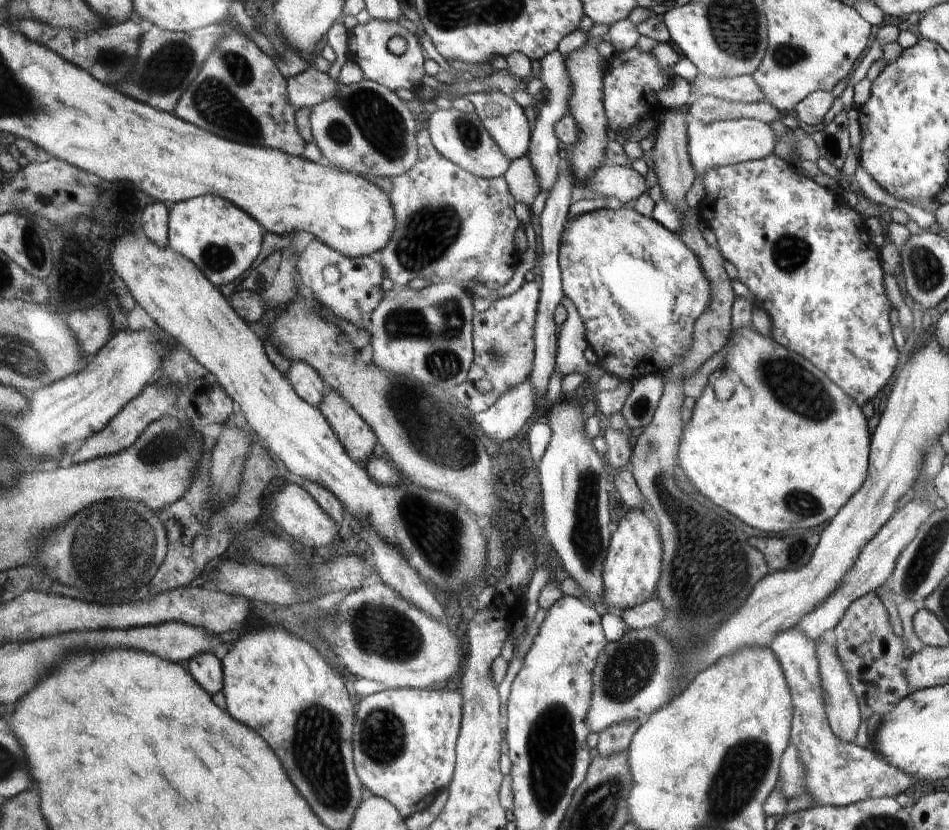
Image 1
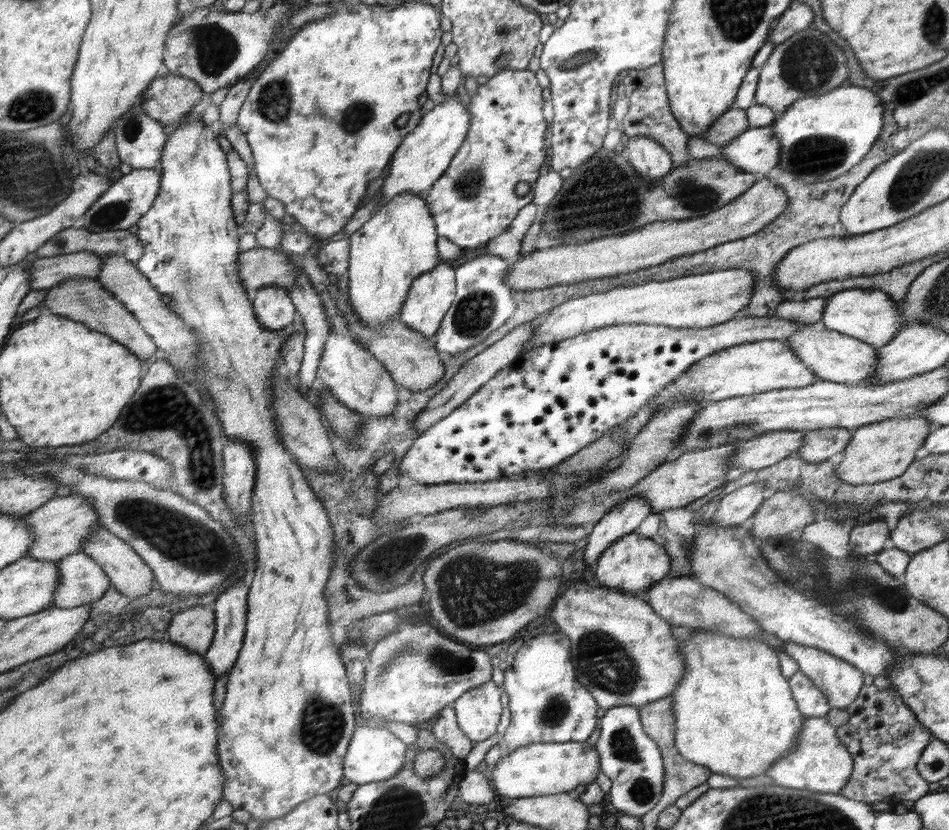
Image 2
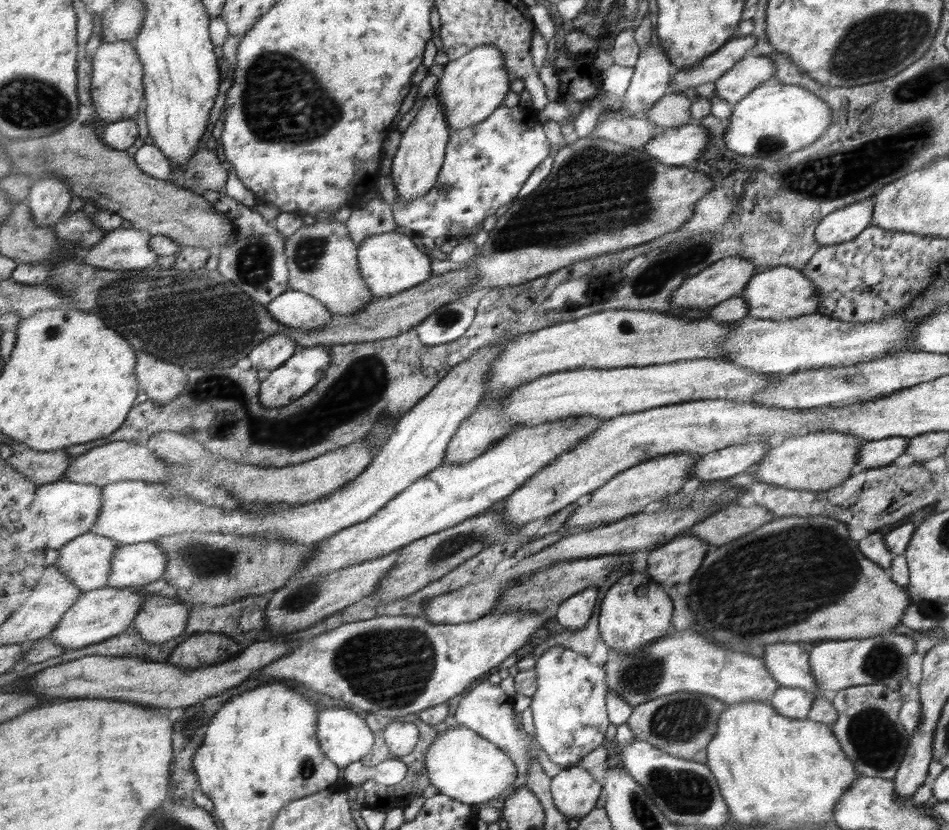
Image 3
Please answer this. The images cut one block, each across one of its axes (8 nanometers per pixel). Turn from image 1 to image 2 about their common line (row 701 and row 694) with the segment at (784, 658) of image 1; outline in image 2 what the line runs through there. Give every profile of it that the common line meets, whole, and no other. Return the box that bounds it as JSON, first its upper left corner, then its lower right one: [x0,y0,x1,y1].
[789,671,831,718]

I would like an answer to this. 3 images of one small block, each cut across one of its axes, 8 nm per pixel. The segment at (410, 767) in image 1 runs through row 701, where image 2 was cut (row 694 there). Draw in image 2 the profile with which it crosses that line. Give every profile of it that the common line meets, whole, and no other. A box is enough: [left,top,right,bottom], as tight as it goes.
[360,614,492,726]

